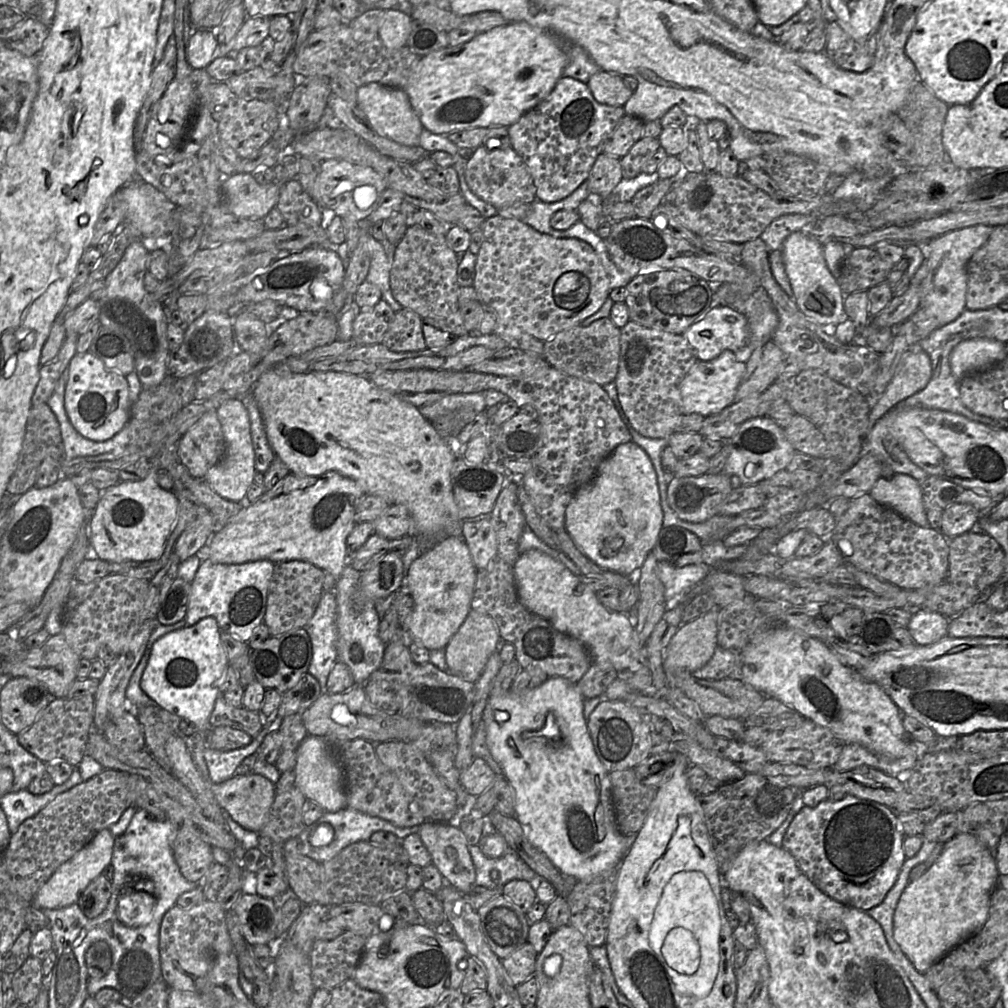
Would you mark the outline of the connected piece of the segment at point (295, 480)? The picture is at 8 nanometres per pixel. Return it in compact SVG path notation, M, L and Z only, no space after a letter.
M334 471L318 476L295 475L290 473L280 480L271 490L264 492L264 494L257 501L243 506L235 516L233 516L219 531L215 532L211 536L206 545L203 546L196 554L200 557L201 561L204 559L209 559L213 563L220 564L240 564L260 559L267 559L273 563L289 560L300 560L311 563L323 571L329 572L335 577L337 582L343 569L347 565L346 538L356 525L354 519L356 504L364 494L365 493L363 490L354 480Z

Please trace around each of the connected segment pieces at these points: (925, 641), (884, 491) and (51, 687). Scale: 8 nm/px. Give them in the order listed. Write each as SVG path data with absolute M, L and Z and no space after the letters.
M914 610L907 626L914 643L921 646L931 645L948 635L949 619L941 614Z
M894 474L890 478L880 477L869 494L876 502L914 524L929 527L921 484L913 477L906 474Z
M62 633L50 636L41 646L26 649L25 658L20 661L3 661L1 672L10 677L28 677L43 683L55 698L66 698L72 683L78 678L77 666L81 658L67 643Z

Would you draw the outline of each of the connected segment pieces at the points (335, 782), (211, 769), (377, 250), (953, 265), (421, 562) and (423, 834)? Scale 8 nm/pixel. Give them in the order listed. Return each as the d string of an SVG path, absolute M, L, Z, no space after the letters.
M307 735L296 750L295 786L303 795L320 805L325 812L337 812L347 807L343 767L334 747L325 739Z
M264 721L261 732L252 739L247 746L230 751L219 751L209 747L204 750L210 781L213 784L224 782L234 776L235 769L242 763L243 759L251 754L255 754L264 737L269 733L270 723Z
M369 235L368 250L370 266L366 281L376 285L381 291L381 299L387 302L394 312L401 310L402 305L394 298L390 288L390 269L392 266L395 245L388 244L384 239L379 242Z
M976 225L955 230L930 240L924 245L928 273L921 282L920 307L934 316L940 327L960 316L966 309L967 273L966 265L974 253L988 240L993 227Z
M449 536L443 538L442 540L436 542L434 545L424 550L410 565L407 575L403 579L403 587L408 588L408 594L413 597L414 607L411 614L410 625L408 628L408 633L411 636L413 642L426 647L428 650L445 648L450 641L451 637L458 631L459 627L462 625L467 615L471 611L471 600L474 593L475 582L476 582L477 569L474 566L469 548L461 536Z
M425 821L418 834L447 885L463 893L476 886L469 845L456 823Z

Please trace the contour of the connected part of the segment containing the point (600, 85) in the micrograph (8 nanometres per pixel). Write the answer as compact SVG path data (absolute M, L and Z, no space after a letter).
M603 70L591 76L587 85L597 102L609 106L625 105L634 93L625 85L621 75Z

